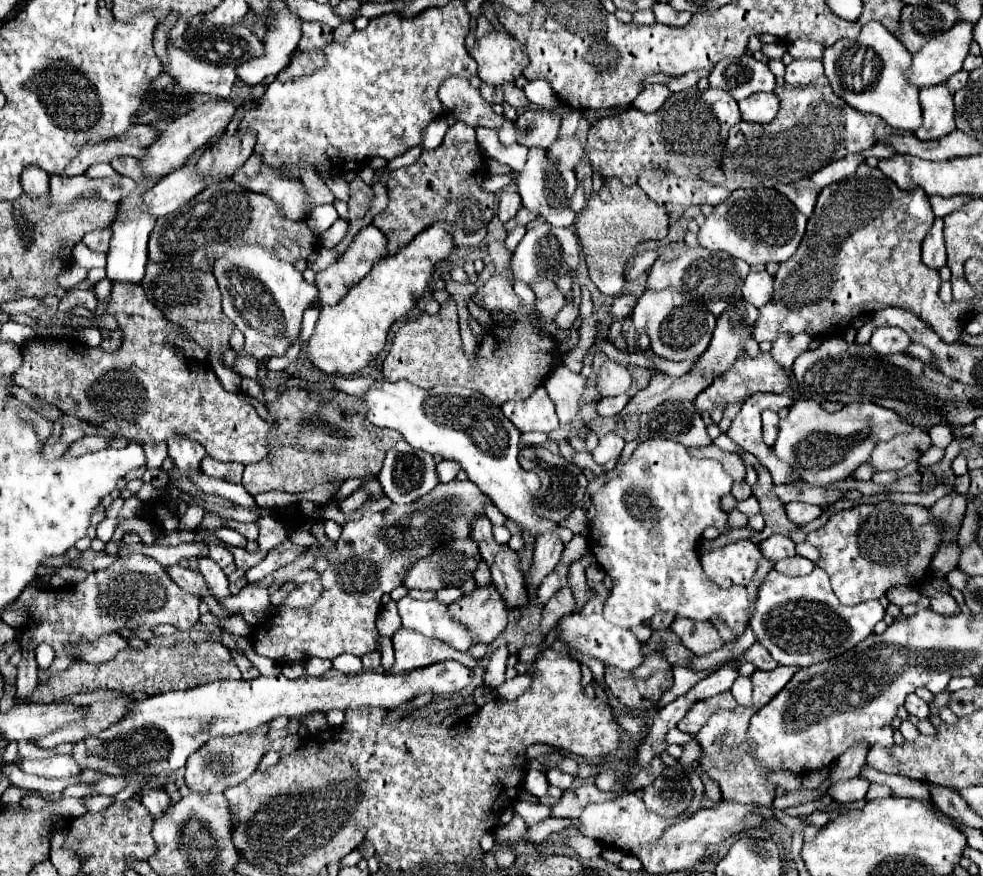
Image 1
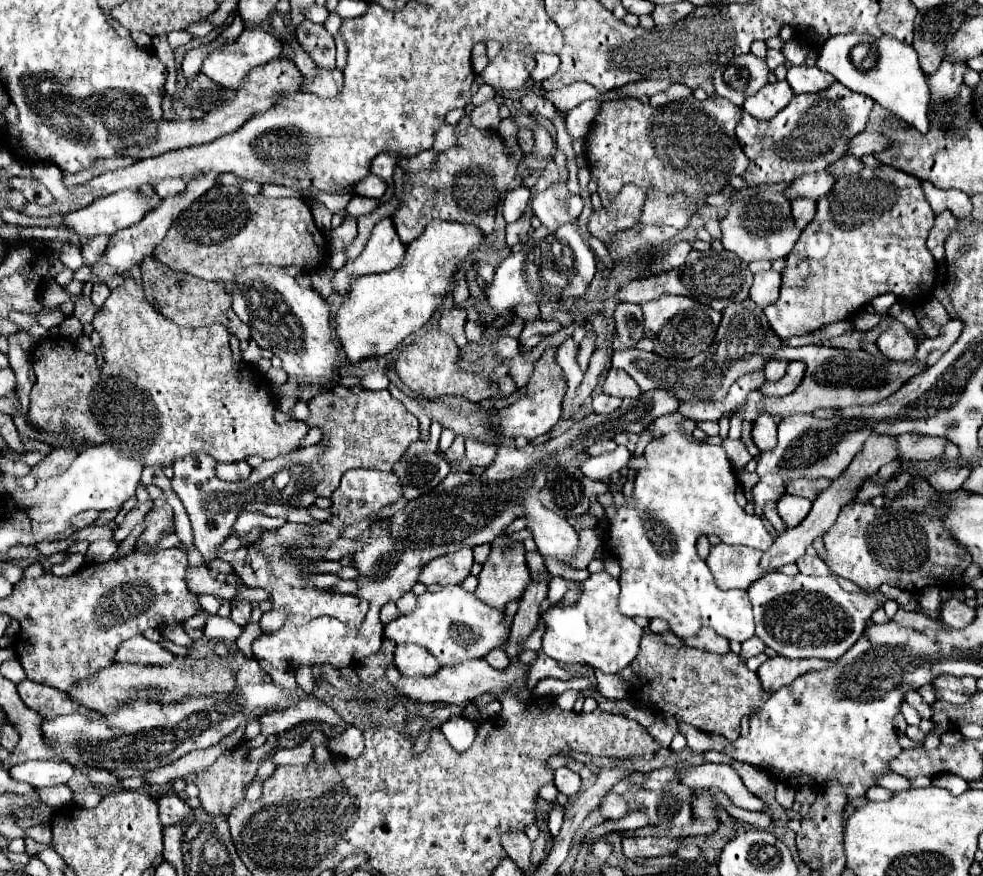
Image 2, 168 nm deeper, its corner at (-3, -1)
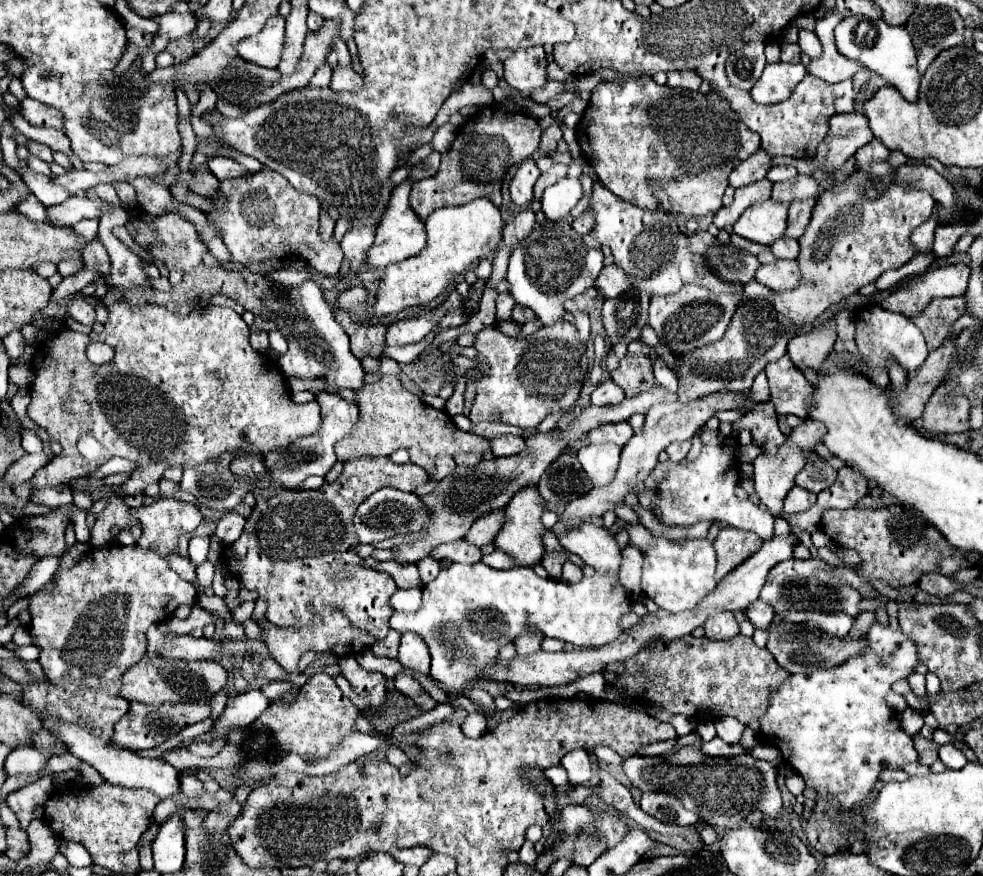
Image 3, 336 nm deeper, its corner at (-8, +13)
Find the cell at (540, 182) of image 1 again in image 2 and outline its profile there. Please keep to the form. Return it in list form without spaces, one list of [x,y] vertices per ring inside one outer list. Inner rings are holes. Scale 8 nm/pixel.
[[[565,182],[553,184],[541,194],[535,194],[531,200],[531,208],[541,224],[549,230],[555,230],[563,224],[575,222],[583,210],[583,198],[571,194]]]

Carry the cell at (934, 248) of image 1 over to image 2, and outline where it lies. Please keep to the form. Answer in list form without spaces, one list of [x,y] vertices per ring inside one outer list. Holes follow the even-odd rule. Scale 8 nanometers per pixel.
[[[949,210],[941,212],[935,218],[935,224],[933,224],[933,228],[929,232],[929,238],[927,238],[927,248],[937,262],[945,260],[945,248],[943,246],[945,246],[945,240],[949,238],[949,234],[953,232],[955,226],[957,226],[957,218]]]

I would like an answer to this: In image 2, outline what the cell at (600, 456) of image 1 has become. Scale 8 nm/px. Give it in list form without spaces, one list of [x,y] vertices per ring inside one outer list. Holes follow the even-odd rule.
[[[617,446],[615,452],[601,454],[601,456],[589,456],[579,470],[589,478],[589,480],[603,480],[607,482],[613,472],[619,472],[621,468],[627,466],[631,458],[631,452],[625,446]]]

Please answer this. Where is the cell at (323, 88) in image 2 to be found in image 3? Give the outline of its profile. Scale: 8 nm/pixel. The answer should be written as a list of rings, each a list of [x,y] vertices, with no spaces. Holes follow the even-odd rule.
[[[334,68],[332,72],[332,80],[330,80],[330,88],[334,92],[342,92],[342,90],[358,90],[362,86],[362,78],[358,72],[350,68]]]

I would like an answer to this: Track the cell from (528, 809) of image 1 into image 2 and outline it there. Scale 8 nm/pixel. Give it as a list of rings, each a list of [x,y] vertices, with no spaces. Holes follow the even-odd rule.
[[[553,808],[549,814],[549,830],[551,830],[553,838],[559,836],[561,824],[563,824],[563,808]]]

